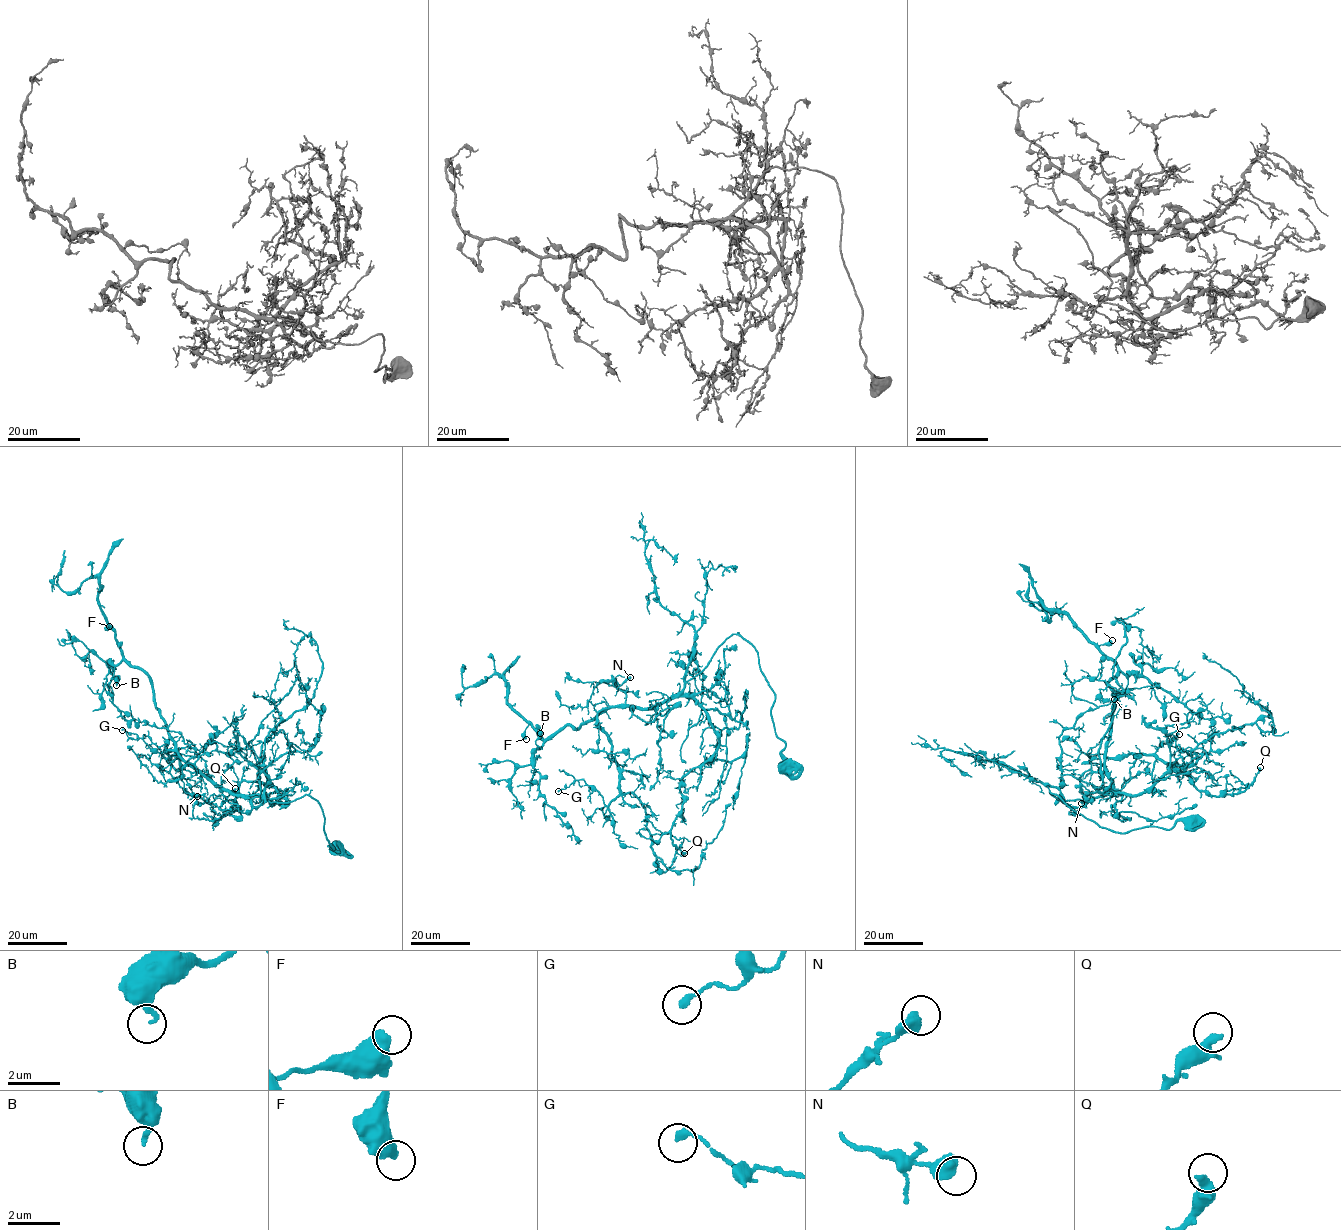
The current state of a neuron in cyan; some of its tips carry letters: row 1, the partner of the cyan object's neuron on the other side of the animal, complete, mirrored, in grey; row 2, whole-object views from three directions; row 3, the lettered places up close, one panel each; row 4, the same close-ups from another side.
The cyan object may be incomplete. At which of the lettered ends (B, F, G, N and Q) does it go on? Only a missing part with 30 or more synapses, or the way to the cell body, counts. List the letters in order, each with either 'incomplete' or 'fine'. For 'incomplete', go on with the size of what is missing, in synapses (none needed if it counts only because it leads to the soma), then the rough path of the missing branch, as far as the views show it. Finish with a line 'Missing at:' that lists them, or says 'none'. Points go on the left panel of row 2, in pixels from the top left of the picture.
B: fine
F: fine
G: fine
N: fine
Q: incomplete; 45 synapses; course (235, 788), (240, 785), (253, 765), (253, 735), (259, 725)
Missing at: Q

